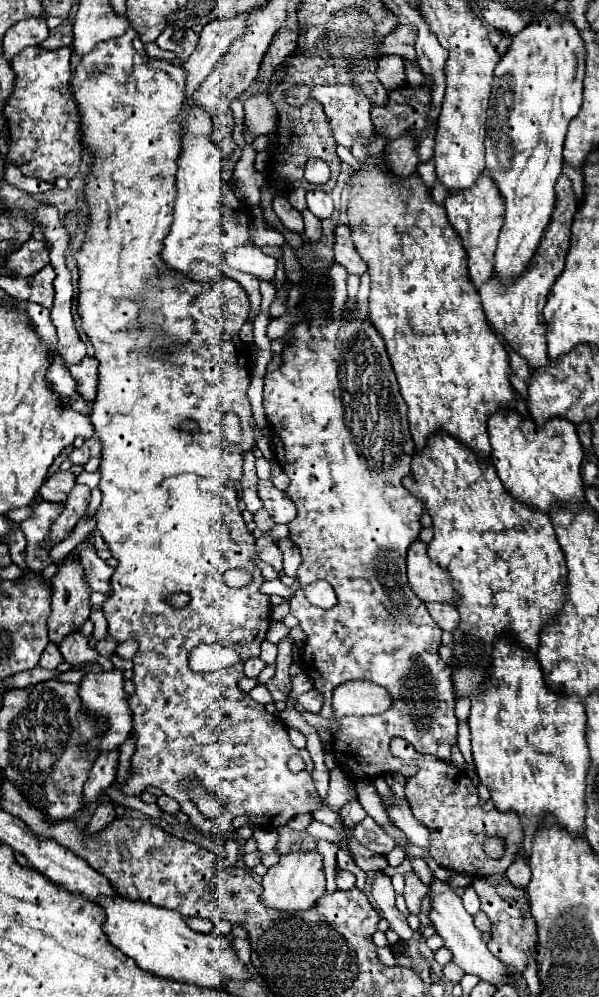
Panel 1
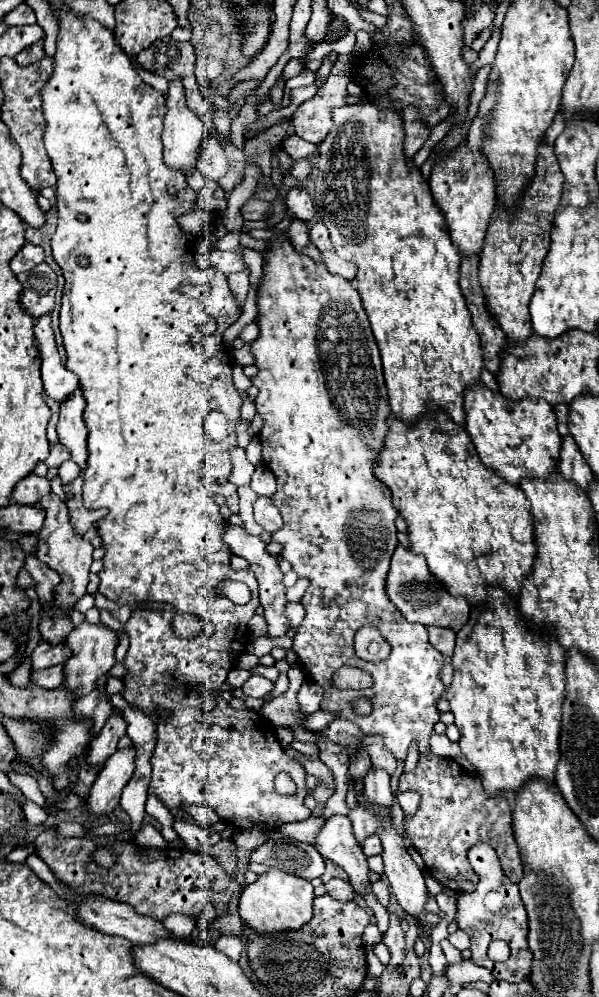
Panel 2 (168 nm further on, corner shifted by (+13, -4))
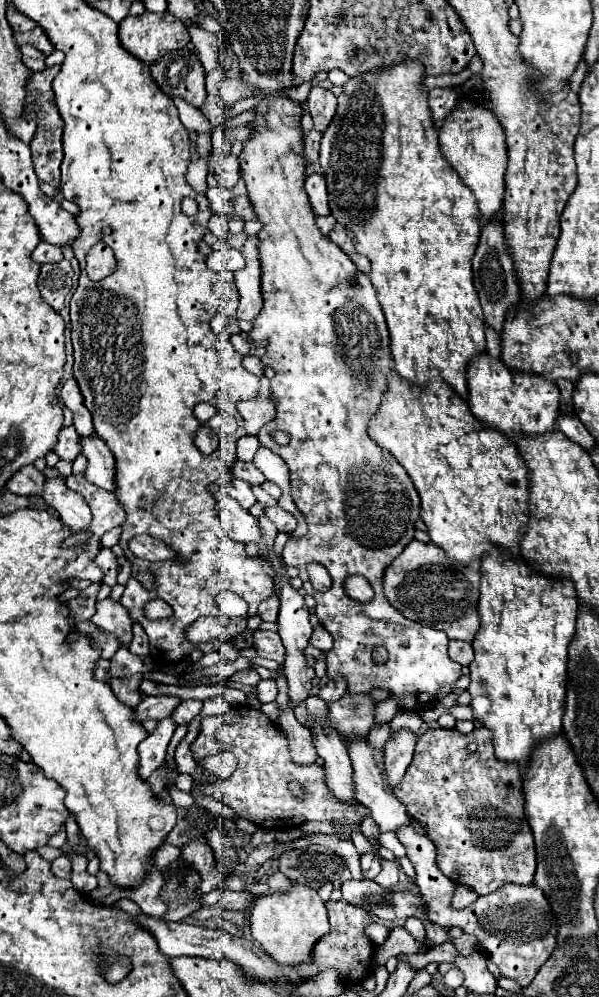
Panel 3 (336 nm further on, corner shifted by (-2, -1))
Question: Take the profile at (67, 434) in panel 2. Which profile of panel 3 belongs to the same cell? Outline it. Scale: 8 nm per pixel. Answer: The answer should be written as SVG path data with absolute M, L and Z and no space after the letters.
M79 437L79 445L81 445L81 453L87 457L87 469L85 469L85 477L87 481L91 481L93 485L99 485L107 491L115 489L115 459L113 453L107 449L107 445L97 437Z

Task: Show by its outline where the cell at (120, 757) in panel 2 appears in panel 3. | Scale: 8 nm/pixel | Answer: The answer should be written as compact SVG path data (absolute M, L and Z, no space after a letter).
M167 717L163 721L159 721L157 729L153 733L149 733L147 739L141 741L141 745L137 747L137 751L139 751L137 773L141 779L147 779L157 767L163 765L163 761L167 757L167 745L173 737L173 731L175 731L175 725Z

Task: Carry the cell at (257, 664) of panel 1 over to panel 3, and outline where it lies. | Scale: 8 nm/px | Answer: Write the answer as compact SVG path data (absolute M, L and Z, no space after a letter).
M251 669L251 671L237 671L231 679L237 681L237 683L243 683L243 685L257 685L261 677L255 669Z

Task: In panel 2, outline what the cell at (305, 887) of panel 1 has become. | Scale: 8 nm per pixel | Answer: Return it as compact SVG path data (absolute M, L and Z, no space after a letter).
M270 870L258 878L258 882L246 886L240 896L240 918L246 926L254 928L258 934L268 932L290 932L302 928L312 920L312 884L304 878L296 878L282 870Z

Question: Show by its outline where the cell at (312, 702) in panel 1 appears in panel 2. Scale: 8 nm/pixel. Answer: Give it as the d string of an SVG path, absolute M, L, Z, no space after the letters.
M304 682L300 692L298 692L298 704L300 710L306 714L314 714L320 710L320 700L324 696L324 688L320 688L316 682Z

